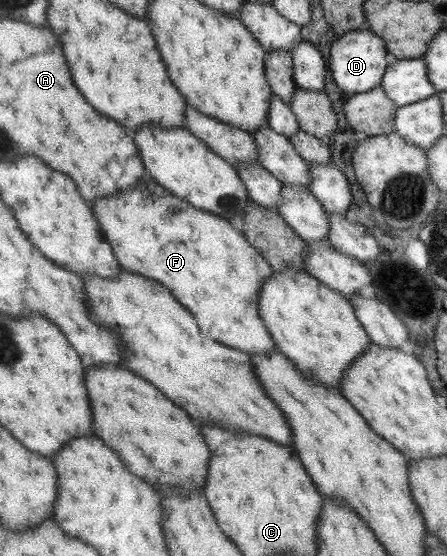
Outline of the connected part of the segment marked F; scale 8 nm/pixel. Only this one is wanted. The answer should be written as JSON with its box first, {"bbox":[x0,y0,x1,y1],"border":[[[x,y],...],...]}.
{"bbox":[91,181,275,355],"border":[[[141,181],[123,193],[117,193],[107,199],[97,199],[91,203],[92,215],[97,219],[105,235],[104,241],[111,246],[121,269],[153,279],[165,289],[169,289],[175,301],[179,301],[195,317],[203,335],[219,341],[221,345],[241,349],[243,353],[250,355],[269,353],[275,348],[267,328],[259,318],[256,304],[259,285],[263,285],[263,281],[273,273],[273,270],[259,252],[249,245],[242,232],[213,213],[191,207],[185,201],[174,197],[170,191],[156,185],[154,181]]]}

